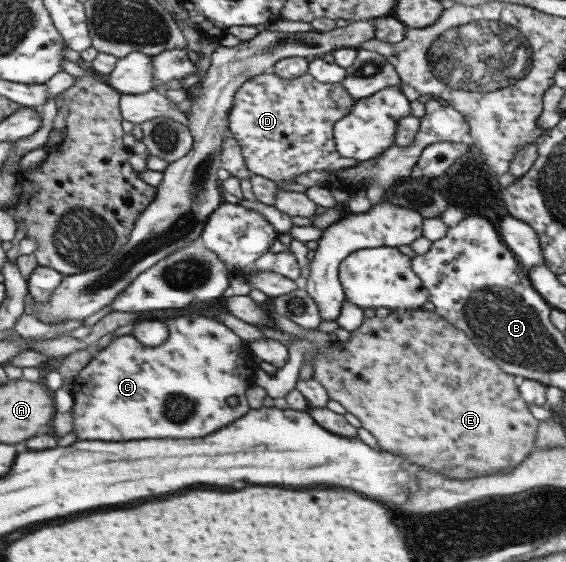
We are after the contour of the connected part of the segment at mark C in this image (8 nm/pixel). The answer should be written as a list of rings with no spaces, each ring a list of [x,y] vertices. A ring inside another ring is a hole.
[[[178,316],[170,318],[165,322],[168,329],[168,336],[160,346],[144,346],[140,344],[131,334],[120,335],[112,339],[106,347],[99,350],[96,356],[92,357],[88,364],[82,368],[73,378],[71,393],[73,395],[73,406],[66,416],[70,421],[70,430],[74,431],[78,440],[104,440],[104,442],[122,442],[122,440],[138,440],[138,438],[200,438],[206,436],[228,422],[240,418],[242,414],[249,411],[248,403],[245,399],[245,390],[254,382],[254,370],[258,369],[253,365],[253,354],[243,340],[234,334],[232,330],[226,328],[221,322],[204,316]],[[228,396],[234,396],[238,404],[230,408],[226,403]]]

